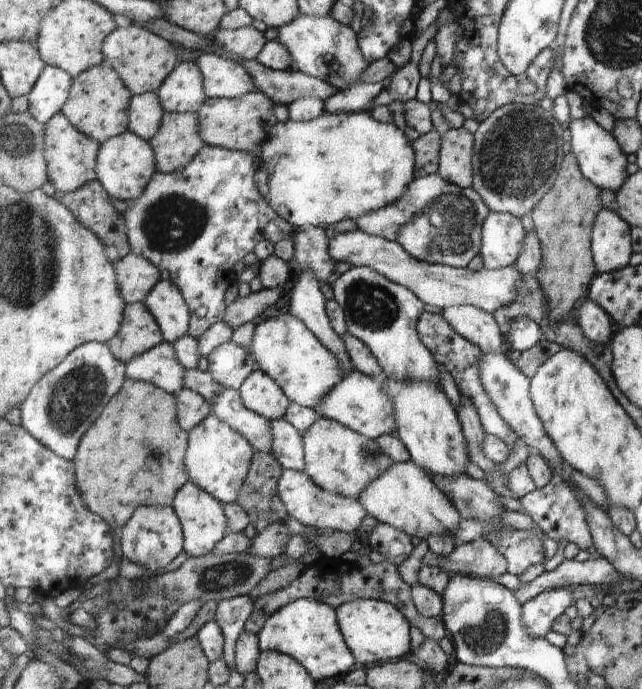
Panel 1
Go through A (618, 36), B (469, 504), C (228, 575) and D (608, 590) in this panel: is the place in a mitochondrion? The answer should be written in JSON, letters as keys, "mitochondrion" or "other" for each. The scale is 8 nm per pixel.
{"A":"mitochondrion","B":"mitochondrion","C":"mitochondrion","D":"other"}

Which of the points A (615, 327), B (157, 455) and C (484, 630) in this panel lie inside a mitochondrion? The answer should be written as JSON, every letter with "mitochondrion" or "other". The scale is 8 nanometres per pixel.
{"A":"other","B":"mitochondrion","C":"mitochondrion"}

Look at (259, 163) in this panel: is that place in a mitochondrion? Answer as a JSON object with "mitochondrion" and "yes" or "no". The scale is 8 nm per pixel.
{"mitochondrion":"no"}

